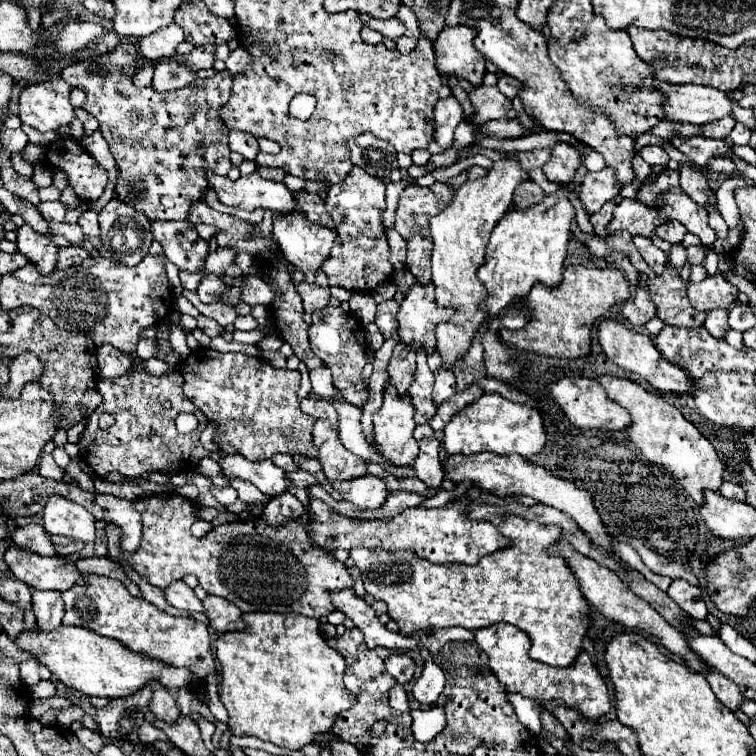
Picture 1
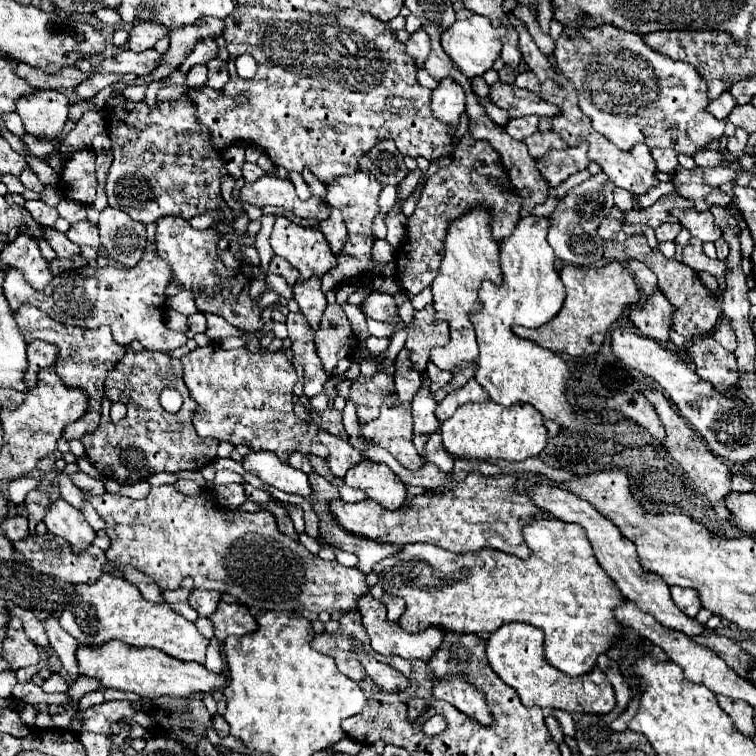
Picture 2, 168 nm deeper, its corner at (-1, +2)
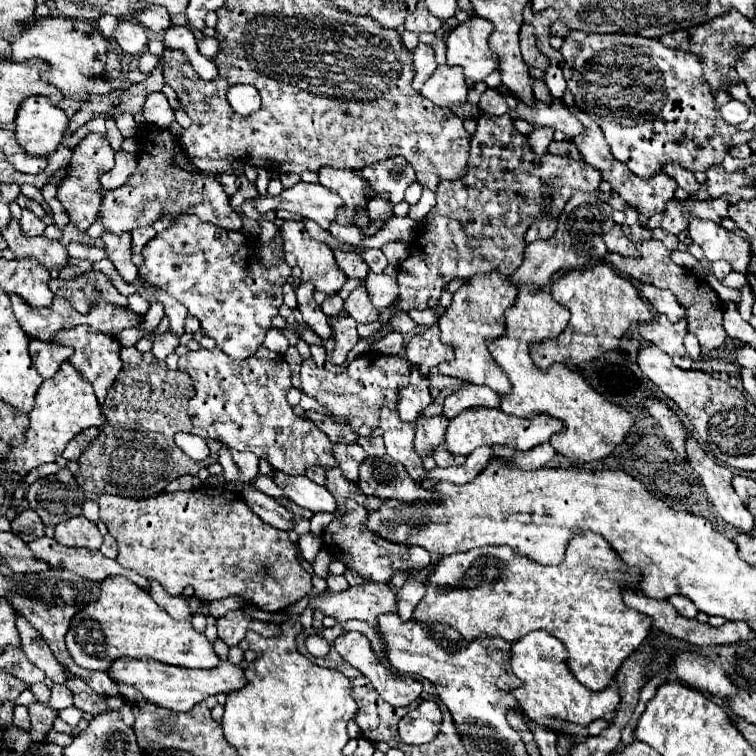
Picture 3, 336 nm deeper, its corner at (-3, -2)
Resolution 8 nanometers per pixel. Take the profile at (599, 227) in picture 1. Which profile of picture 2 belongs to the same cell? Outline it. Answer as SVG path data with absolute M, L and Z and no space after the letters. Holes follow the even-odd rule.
M615 206L615 208L611 210L611 214L601 222L601 226L599 226L599 236L601 236L603 240L617 240L617 236L621 234L623 216L625 216L625 214Z

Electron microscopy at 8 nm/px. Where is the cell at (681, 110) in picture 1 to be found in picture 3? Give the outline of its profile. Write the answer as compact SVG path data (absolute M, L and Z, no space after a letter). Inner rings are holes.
M729 100L727 104L721 106L721 116L723 116L723 120L725 120L727 124L733 124L733 126L735 126L735 124L741 124L741 122L747 120L749 110L747 110L745 104L741 104L741 102L737 102L737 100Z

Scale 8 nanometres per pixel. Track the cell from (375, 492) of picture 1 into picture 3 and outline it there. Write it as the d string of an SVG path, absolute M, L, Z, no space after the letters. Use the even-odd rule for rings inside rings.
M367 456L359 468L359 482L363 494L377 498L393 498L405 504L429 502L435 498L433 490L423 490L417 482L409 478L405 468L391 456Z

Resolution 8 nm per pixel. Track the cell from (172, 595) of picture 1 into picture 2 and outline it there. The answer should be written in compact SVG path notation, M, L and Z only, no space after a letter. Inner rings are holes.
M193 590L189 604L199 612L199 616L211 616L221 600L221 594L215 590Z

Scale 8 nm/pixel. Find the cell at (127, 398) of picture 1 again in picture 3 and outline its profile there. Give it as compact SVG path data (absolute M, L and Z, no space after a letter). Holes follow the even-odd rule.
M121 348L121 362L123 368L103 404L107 422L101 426L99 438L95 438L77 460L79 472L75 474L75 480L87 500L97 500L103 492L129 498L157 496L171 480L183 474L197 476L201 468L211 466L219 458L221 442L207 436L203 440L209 444L211 454L203 462L191 460L173 440L177 432L203 434L203 430L197 432L187 414L187 404L195 396L187 374L171 370L151 352L141 354L137 348Z

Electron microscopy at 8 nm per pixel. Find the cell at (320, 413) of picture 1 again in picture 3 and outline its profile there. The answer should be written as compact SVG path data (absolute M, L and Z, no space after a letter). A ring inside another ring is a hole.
M305 412L305 418L311 418L319 430L323 430L327 434L327 438L331 442L341 442L341 444L355 444L357 442L357 434L351 430L349 424L337 420L337 418L331 418L331 416L323 416L319 412Z

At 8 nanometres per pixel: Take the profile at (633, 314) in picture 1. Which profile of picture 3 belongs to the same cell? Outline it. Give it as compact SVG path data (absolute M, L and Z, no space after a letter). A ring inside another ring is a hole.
M659 314L653 322L641 322L639 324L639 334L647 342L651 342L651 344L659 346L663 352L667 352L675 366L693 368L693 360L683 348L683 338L687 334L685 328L687 328L685 320L671 322L667 316Z

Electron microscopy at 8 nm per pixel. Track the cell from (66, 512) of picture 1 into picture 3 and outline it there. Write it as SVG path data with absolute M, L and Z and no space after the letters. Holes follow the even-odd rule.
M73 516L67 522L55 526L55 540L63 546L95 550L101 546L103 536L99 534L97 526L89 522L85 516Z

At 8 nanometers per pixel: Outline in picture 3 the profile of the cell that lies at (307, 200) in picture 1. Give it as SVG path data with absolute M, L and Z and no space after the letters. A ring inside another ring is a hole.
M335 248L335 250L333 250L333 256L335 256L335 260L337 260L337 266L339 266L349 278L361 278L361 280L367 278L369 266L365 264L365 260L363 260L355 250Z

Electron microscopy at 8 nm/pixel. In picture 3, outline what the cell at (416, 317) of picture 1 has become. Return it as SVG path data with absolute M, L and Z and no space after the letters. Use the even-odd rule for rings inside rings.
M431 326L421 334L415 334L411 342L405 346L407 360L417 366L417 370L427 376L429 368L437 366L443 360L449 360L453 356L453 348L449 344L443 344L439 340L439 328Z

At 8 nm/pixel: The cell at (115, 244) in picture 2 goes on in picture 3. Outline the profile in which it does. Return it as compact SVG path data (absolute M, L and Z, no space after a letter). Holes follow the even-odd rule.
M109 230L101 236L109 260L113 260L117 272L123 276L125 282L133 282L137 278L137 268L131 262L131 232L127 234L113 234Z

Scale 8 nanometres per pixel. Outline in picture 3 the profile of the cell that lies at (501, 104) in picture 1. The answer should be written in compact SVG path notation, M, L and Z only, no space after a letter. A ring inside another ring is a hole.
M517 100L515 114L521 120L527 120L531 126L549 126L553 130L561 130L567 140L583 132L581 122L559 102L551 102L551 104L533 102L531 106L527 106L525 102Z

